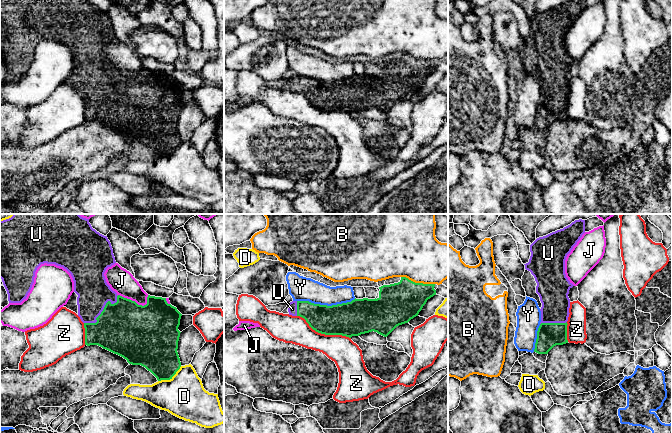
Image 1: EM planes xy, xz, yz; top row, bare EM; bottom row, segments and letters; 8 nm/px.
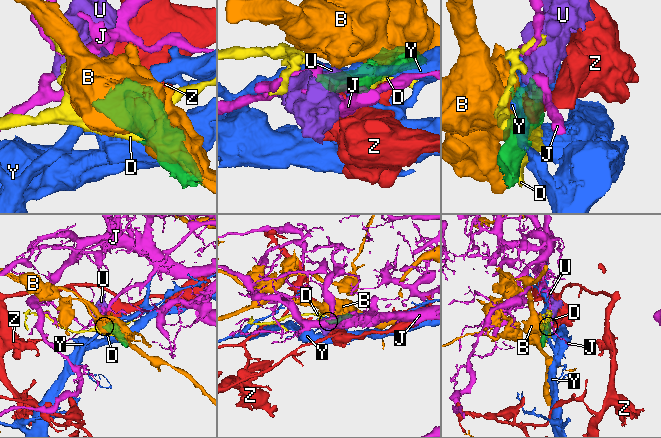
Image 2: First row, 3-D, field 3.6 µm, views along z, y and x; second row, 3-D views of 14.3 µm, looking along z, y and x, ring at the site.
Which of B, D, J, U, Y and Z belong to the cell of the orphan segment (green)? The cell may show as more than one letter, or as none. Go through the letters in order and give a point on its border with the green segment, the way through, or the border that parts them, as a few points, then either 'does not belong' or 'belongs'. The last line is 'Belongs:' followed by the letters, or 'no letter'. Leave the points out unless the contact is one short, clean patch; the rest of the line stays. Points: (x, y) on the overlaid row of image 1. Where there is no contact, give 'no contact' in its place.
B: meets green in xz at (418, 283); does not belong
D: meets green in xy at (170, 378); does not belong
J: meets green in xy at (133, 301); border along xy (118, 294), (134, 300), (138, 304), (145, 305), (147, 303); does not belong
U: meets green in xy at (103, 310); belongs
Y: meets green in xz at (326, 305); does not belong
Z: meets green in xz at (323, 333); does not belong
Belongs: U

